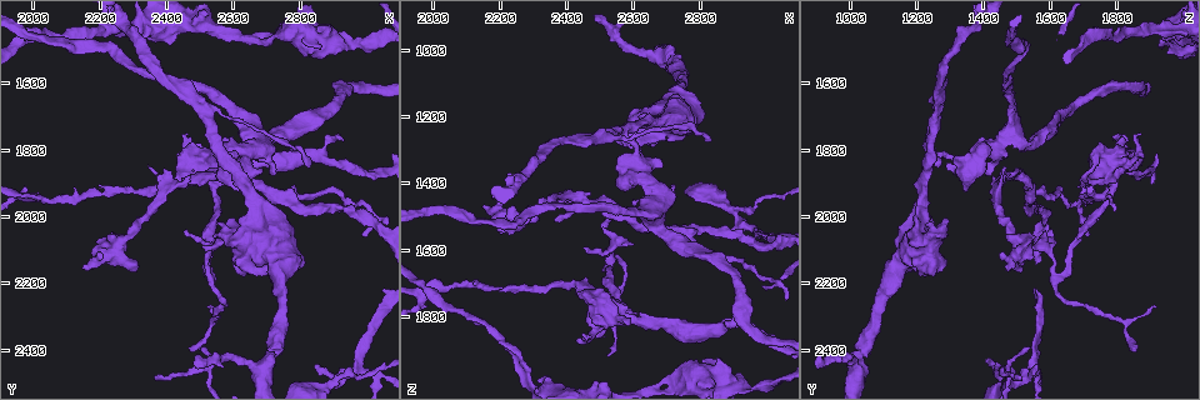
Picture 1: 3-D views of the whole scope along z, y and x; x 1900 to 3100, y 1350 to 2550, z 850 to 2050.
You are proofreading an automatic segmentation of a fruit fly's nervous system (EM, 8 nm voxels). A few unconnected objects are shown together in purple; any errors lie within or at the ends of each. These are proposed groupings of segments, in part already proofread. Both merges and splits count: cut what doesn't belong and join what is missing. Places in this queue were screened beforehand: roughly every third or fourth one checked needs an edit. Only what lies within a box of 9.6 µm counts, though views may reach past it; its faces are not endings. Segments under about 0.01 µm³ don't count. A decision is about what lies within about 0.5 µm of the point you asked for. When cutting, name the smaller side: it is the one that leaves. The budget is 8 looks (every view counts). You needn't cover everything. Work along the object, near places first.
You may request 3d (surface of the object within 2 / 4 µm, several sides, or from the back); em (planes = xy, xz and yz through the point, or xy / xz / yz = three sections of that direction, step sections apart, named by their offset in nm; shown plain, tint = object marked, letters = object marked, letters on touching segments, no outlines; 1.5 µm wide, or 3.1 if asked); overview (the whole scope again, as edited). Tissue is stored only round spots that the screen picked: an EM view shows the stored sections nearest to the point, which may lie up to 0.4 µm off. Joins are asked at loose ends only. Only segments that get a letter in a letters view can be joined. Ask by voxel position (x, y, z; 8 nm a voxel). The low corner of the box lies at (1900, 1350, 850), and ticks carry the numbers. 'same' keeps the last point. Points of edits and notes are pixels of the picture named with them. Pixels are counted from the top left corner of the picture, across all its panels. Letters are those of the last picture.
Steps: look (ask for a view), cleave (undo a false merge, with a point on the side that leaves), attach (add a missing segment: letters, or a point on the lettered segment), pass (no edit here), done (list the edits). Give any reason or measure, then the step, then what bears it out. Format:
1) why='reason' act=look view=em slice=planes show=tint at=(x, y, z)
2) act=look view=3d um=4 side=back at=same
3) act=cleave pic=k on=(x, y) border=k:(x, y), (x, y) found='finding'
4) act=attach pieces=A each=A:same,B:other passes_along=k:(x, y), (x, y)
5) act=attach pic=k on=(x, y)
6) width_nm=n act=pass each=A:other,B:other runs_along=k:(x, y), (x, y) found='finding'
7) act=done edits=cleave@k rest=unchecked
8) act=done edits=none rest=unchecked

why='sudden change in width' act=look view=3d um=4 at=(2290, 1440, 1990)

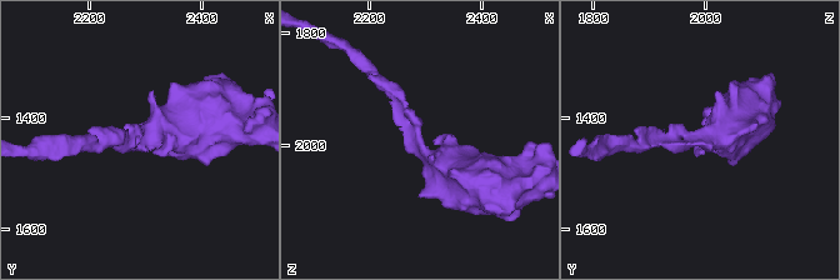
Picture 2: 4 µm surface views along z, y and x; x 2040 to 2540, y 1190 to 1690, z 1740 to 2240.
arm_widths_nm=160,600 why='shape alone is not enough' act=look view=em slice=planes show=plain at=(2280, 1445, 1985)

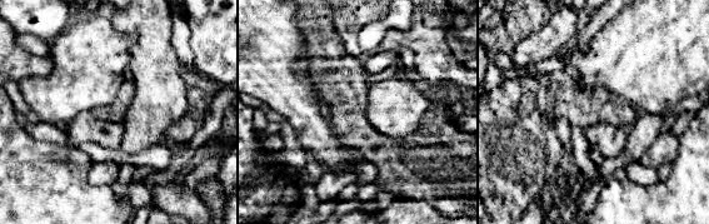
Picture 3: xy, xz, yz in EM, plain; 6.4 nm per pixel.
act=look view=em slice=planes show=letters at=same

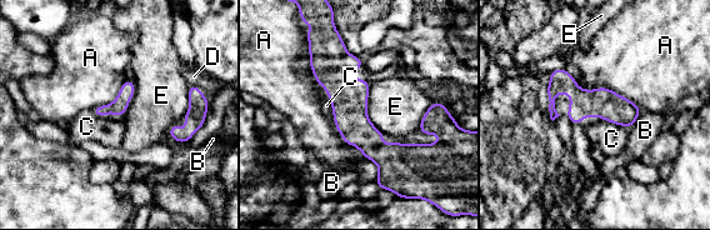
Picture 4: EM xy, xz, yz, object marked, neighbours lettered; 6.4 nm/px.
longest_contact=A:480nm act=pass each=A:other,B:other,C:other,D:other,E:other border=4:(368, 90), (366, 116), (383, 134) found='all the same cell'

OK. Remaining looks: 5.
why='an open end' act=look view=3d um=4 at=(2920, 1770, 1790)

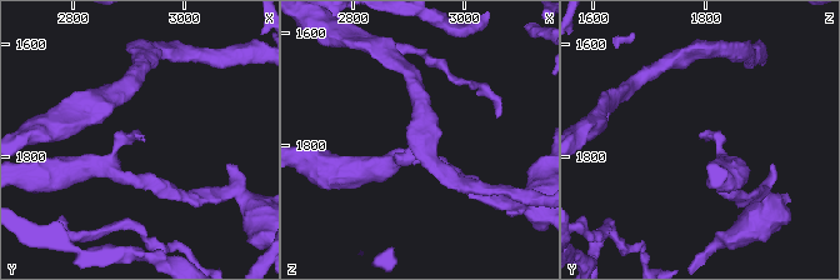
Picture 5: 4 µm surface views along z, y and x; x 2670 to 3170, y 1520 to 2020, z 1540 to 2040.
why='need the tissue' act=look view=em slice=planes show=letters at=(2930, 1775, 1800)

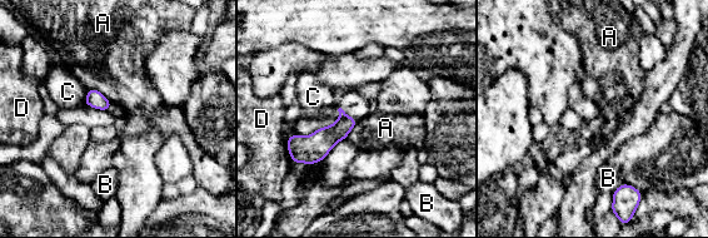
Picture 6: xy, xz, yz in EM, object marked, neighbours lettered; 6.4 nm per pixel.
act=pass each=A:other,B:other,C:other,D:other border=6:(88, 89), (98, 89), (111, 102) found='no lettered segment goes on from it'

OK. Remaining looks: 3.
act=look view=3d um=2 at=(2610, 1830, 1350)

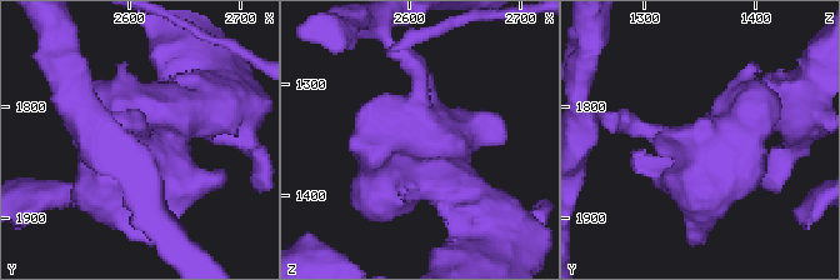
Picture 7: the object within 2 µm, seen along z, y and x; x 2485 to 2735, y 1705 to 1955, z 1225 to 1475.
why='need the tissue' act=look view=em slice=planes show=letters at=(2614, 1840, 1346)

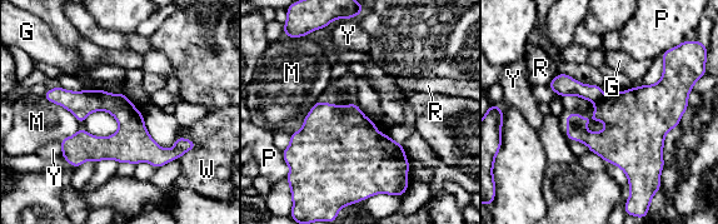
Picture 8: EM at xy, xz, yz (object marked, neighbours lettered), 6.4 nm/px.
act=cleave pic=8 on=(633, 118) each=G:other,M:other,P:other,R:other,W:other,Y:other part_leaving=8:(51, 98), (109, 101), (156, 154), (184, 144) found='a second cell is stuck on'

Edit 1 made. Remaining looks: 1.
act=done edits=cleave@8 rest=unchecked

